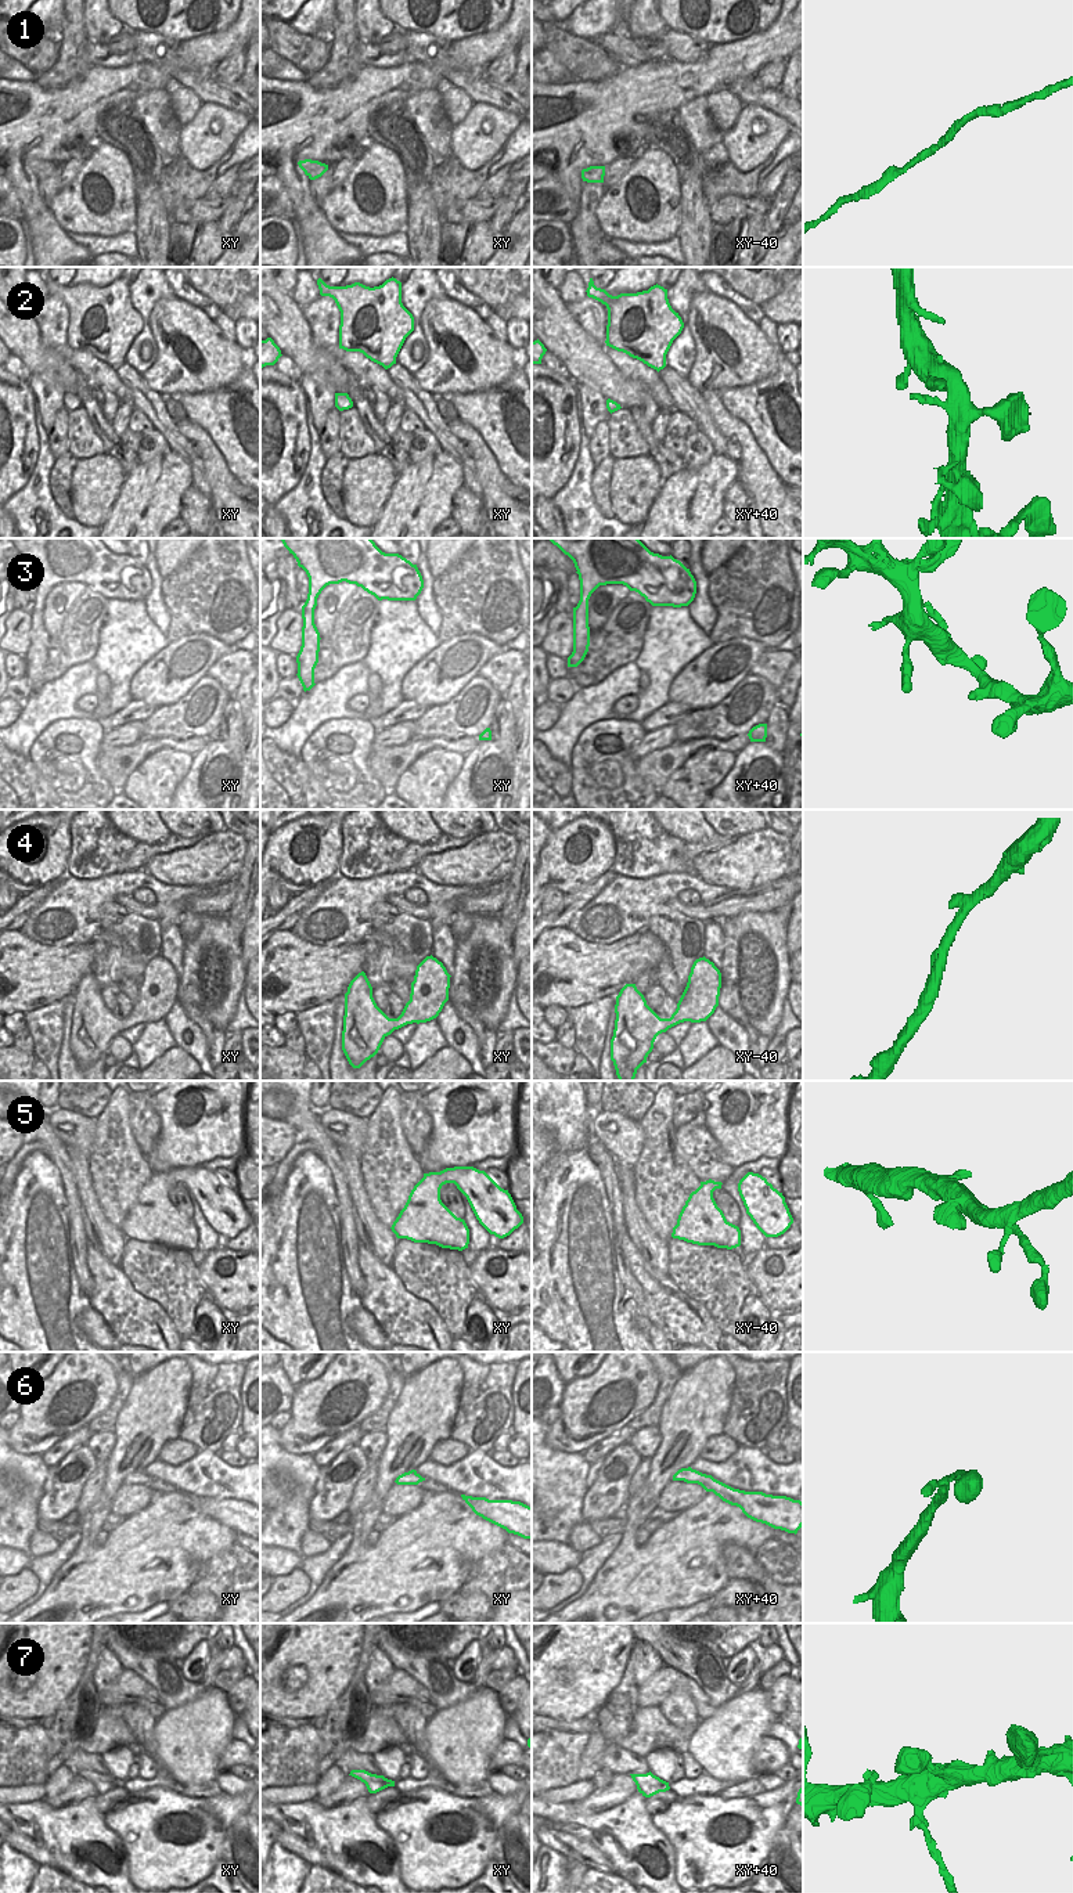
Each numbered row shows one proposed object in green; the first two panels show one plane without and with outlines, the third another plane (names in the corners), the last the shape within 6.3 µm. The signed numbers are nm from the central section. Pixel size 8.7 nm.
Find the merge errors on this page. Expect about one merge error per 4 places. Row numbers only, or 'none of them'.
none of them

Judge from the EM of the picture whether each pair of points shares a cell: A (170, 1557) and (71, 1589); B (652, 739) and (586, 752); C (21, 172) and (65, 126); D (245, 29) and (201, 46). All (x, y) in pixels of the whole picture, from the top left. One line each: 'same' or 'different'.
A: same
B: different
C: same
D: same

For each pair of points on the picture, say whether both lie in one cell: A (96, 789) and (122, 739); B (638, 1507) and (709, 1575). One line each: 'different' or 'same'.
A: different
B: same

